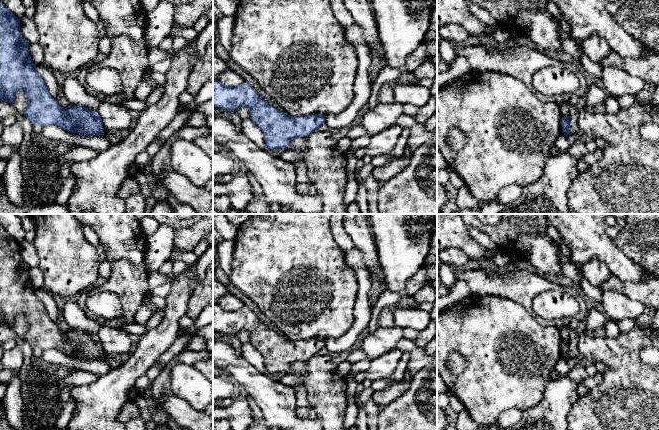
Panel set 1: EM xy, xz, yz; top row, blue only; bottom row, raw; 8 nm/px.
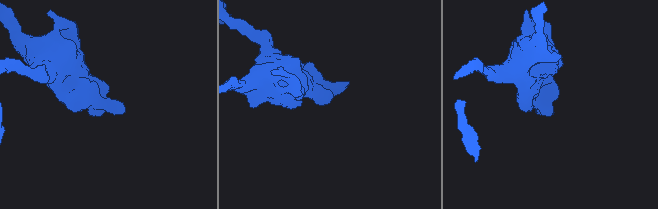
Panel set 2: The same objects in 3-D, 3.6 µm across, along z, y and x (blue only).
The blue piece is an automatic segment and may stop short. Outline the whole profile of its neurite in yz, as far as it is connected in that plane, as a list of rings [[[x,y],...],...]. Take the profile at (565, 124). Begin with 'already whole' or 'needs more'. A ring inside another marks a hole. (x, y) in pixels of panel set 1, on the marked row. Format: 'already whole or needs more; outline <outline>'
already whole; outline [[[570,116],[562,117],[561,128],[562,133],[564,133],[566,136],[572,134],[570,127]]]

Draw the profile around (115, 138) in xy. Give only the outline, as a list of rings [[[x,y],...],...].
[[[104,132],[104,135],[113,145],[120,144],[124,140],[119,132]]]

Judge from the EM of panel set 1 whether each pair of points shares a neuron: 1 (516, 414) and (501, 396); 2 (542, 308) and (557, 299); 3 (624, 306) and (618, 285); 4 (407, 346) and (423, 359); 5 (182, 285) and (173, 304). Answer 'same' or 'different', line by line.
1: different
2: same
3: different
4: same
5: same

